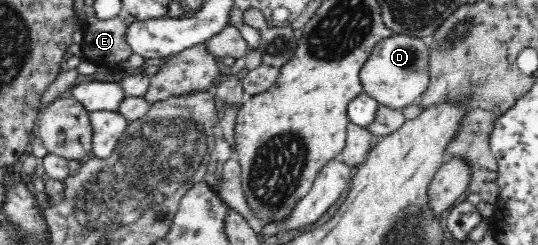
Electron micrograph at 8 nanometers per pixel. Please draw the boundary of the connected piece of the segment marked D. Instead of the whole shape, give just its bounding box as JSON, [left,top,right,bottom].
[359,35,428,108]

